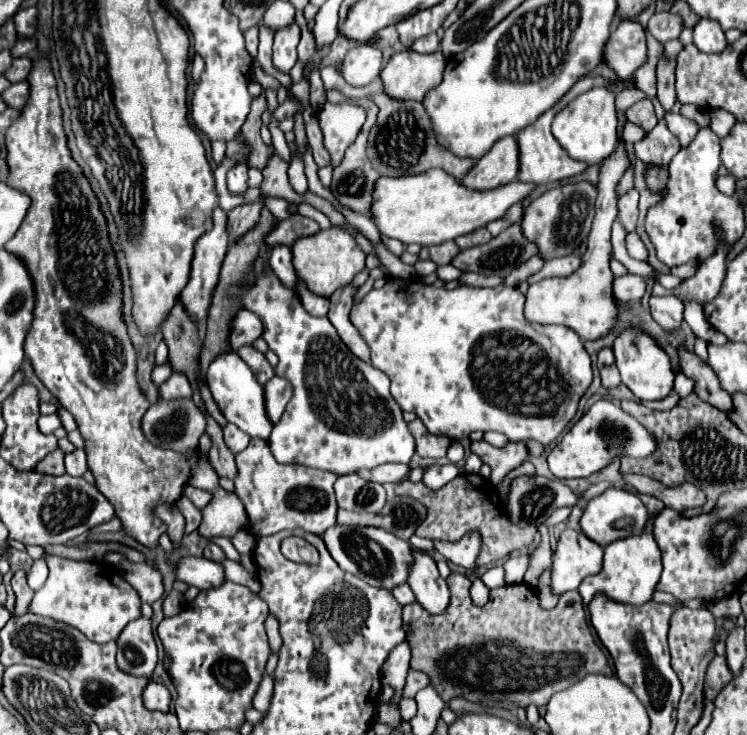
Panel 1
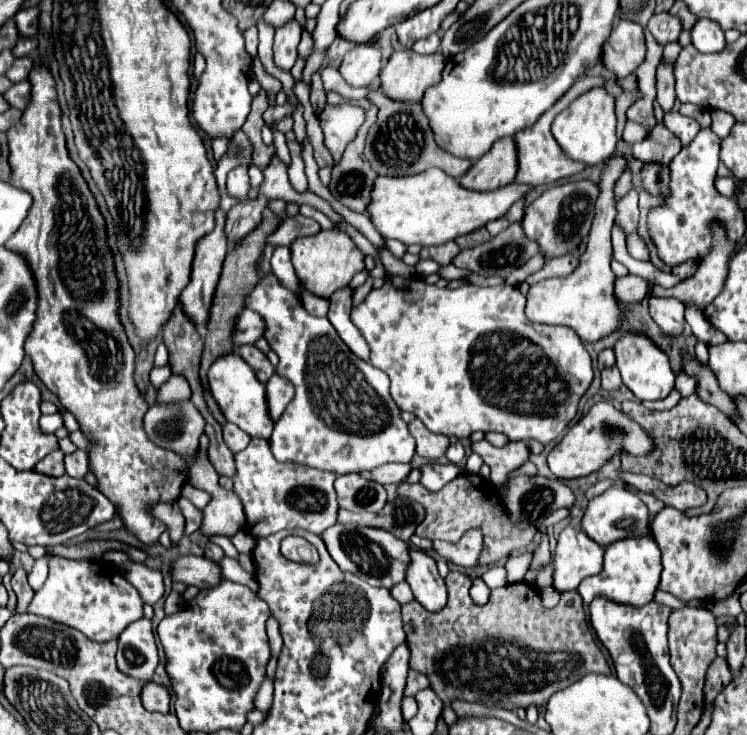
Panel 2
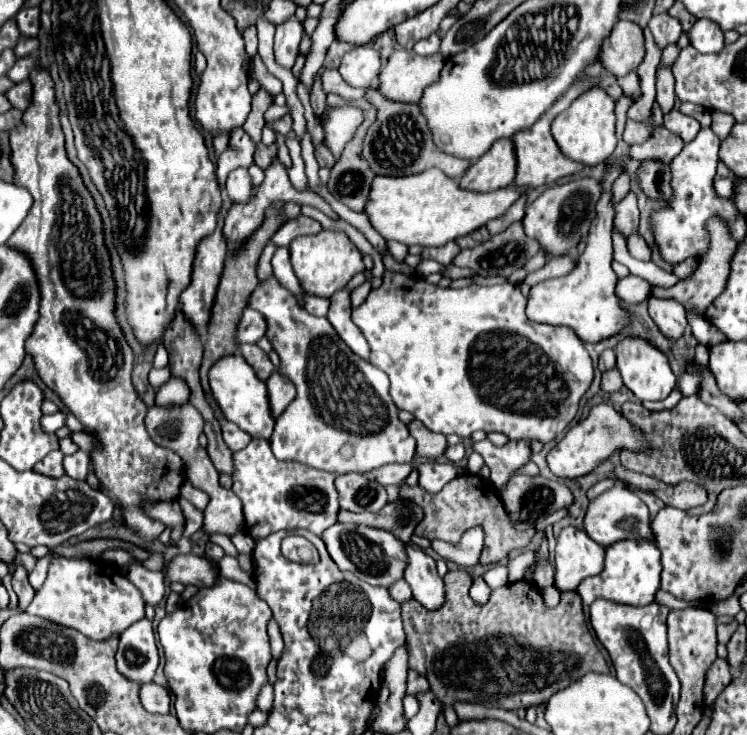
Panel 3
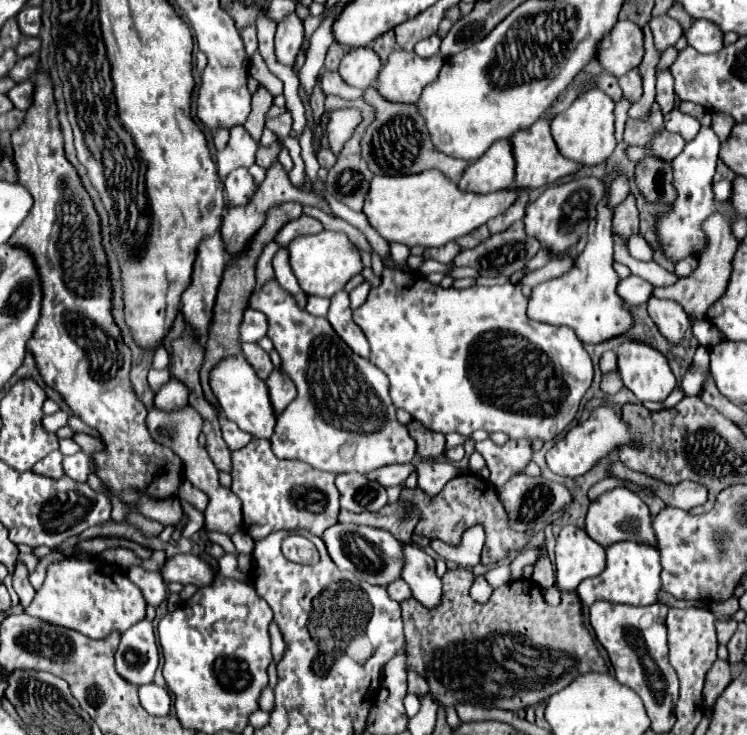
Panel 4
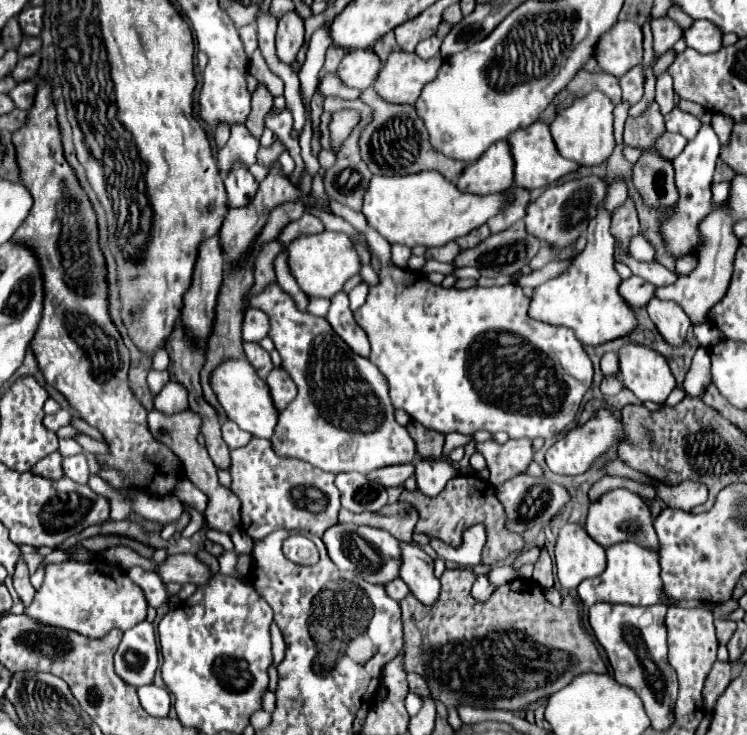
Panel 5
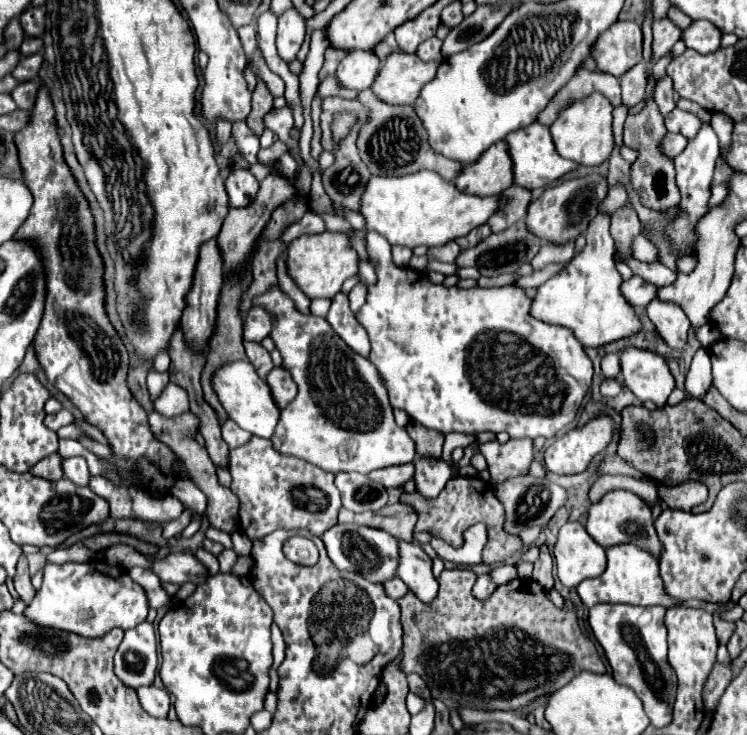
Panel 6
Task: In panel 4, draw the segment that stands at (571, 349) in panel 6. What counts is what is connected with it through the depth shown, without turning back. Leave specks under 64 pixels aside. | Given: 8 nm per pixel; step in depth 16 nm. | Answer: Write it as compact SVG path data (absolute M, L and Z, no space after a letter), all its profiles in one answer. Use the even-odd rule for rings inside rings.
M325 188L323 195L336 216L344 218L366 236L384 264L380 286L370 288L366 302L354 310L354 322L360 324L370 342L370 362L390 380L390 396L396 408L412 414L412 418L422 422L428 430L440 434L458 432L462 436L486 430L506 432L510 438L552 440L574 420L580 400L592 384L592 360L570 328L530 320L526 314L528 298L518 284L456 290L430 284L418 272L390 268L386 264L390 260L390 244L368 226L366 216L338 204Z

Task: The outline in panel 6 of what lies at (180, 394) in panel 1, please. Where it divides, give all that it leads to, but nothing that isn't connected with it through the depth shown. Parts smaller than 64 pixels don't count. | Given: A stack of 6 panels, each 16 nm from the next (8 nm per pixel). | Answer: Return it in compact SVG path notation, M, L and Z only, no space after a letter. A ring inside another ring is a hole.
M170 382L162 396L154 402L154 410L162 412L164 418L176 418L188 412L188 394L184 392L184 388Z

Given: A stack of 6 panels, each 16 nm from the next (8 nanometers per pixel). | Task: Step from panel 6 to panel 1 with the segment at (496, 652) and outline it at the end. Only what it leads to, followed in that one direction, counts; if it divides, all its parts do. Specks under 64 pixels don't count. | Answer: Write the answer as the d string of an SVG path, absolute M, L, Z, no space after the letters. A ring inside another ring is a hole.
M452 572L446 578L446 584L450 590L450 602L442 614L430 614L418 602L406 604L402 608L406 640L412 648L410 668L428 674L430 684L438 690L446 704L452 698L464 698L504 710L514 710L514 704L516 708L526 708L530 704L540 708L548 704L554 692L572 686L586 674L606 674L606 668L610 668L604 652L592 638L592 632L586 624L582 598L576 590L562 594L556 608L544 610L534 588L528 584L510 584L492 590L488 604L480 608L470 600L468 590L472 582L468 576Z

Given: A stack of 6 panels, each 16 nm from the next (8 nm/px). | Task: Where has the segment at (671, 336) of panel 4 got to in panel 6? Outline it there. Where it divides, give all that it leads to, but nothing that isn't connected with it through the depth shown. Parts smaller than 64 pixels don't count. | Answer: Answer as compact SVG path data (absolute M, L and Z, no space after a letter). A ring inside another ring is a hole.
M652 300L648 304L648 318L656 326L656 332L672 350L684 350L688 344L688 328L690 320L676 306L662 300Z

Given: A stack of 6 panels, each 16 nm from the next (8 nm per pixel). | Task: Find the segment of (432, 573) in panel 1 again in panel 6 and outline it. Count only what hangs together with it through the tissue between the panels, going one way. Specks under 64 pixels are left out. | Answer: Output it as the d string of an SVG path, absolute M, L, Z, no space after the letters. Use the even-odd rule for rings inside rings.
M398 542L400 564L398 578L420 596L422 602L430 604L438 594L438 582L432 574L432 558L422 550L418 542Z

